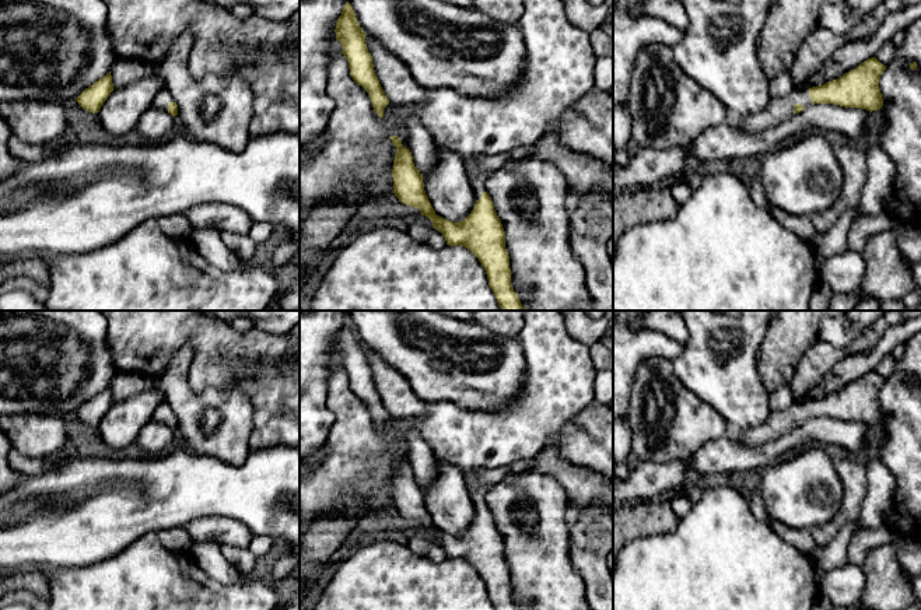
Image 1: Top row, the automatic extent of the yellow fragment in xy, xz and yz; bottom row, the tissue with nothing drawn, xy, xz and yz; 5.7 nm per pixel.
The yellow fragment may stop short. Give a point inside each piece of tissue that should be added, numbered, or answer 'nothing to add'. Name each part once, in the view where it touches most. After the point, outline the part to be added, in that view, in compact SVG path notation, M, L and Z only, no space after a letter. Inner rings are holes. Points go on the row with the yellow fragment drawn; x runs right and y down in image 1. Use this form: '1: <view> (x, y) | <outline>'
1: yz (781, 108) | M809 90L771 97L768 106L763 112L750 118L738 119L738 125L746 133L756 133L777 126L796 115L794 109L795 104L803 105L805 108L812 105Z

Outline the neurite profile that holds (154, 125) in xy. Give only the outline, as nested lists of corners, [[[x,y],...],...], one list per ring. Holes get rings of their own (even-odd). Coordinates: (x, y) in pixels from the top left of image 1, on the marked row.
[[[151,106],[141,115],[134,130],[146,143],[160,143],[175,133],[175,125],[174,115]]]

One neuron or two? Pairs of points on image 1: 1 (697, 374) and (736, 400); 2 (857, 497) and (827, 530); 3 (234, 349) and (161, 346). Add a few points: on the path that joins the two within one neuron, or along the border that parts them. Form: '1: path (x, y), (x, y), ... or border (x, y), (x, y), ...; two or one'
1: path (707, 374), (727, 391); one
2: path (850, 505), (850, 509), (836, 523); one
3: path (216, 344), (210, 339), (179, 339); one

